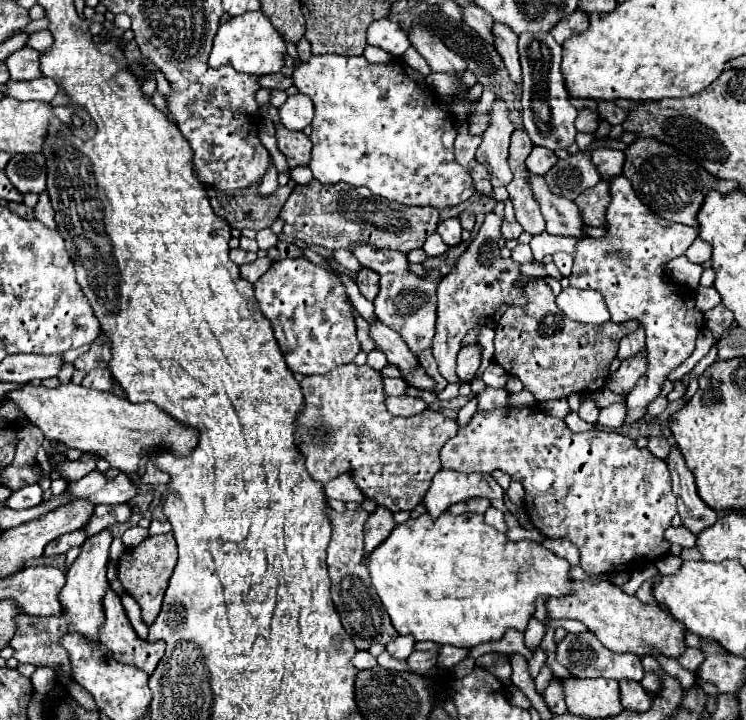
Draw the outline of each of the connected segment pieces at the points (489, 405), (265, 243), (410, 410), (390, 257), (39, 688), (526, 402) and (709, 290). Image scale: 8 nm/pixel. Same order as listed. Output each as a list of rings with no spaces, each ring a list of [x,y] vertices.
[[[487,387],[483,393],[477,395],[477,411],[485,413],[485,411],[491,411],[491,409],[499,409],[499,407],[505,407],[507,405],[507,389],[491,389]]]
[[[271,229],[257,231],[257,243],[259,243],[259,249],[267,251],[267,249],[271,249],[271,247],[277,245],[277,235],[273,235]]]
[[[385,397],[385,405],[389,407],[389,413],[393,415],[403,415],[403,417],[411,417],[417,415],[421,411],[427,409],[427,403],[423,403],[421,399],[415,397]]]
[[[351,245],[349,251],[359,259],[363,267],[373,269],[379,275],[403,273],[405,269],[409,269],[405,253],[397,253],[389,249],[373,249],[371,245]]]
[[[39,665],[37,671],[35,671],[33,677],[31,677],[31,683],[33,683],[33,687],[35,687],[37,693],[47,695],[47,693],[53,689],[55,679],[57,679],[57,675],[55,675],[55,671],[53,671],[51,667],[47,667],[47,665]]]
[[[525,389],[509,397],[509,407],[513,407],[513,409],[523,409],[523,407],[531,407],[531,405],[535,405],[535,397]]]
[[[699,287],[697,295],[695,295],[695,301],[697,301],[699,309],[713,309],[721,303],[719,293],[713,287]]]

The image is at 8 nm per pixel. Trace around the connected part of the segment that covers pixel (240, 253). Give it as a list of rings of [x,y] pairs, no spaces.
[[[231,249],[231,261],[237,263],[237,265],[245,265],[245,263],[255,261],[255,259],[257,259],[255,253],[247,253],[243,249]]]

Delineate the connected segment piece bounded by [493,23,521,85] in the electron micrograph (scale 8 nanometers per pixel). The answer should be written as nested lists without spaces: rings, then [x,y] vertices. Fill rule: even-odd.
[[[493,23],[493,35],[497,43],[497,51],[509,71],[509,77],[513,83],[521,85],[521,65],[517,55],[517,35],[503,23]]]

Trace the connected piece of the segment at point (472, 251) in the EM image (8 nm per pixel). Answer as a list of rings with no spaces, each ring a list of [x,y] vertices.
[[[493,211],[487,213],[477,237],[469,243],[467,251],[459,257],[455,269],[441,279],[437,287],[437,333],[433,337],[433,357],[439,365],[439,373],[449,383],[459,383],[455,373],[455,357],[461,349],[461,341],[469,329],[483,323],[495,327],[499,317],[507,311],[509,305],[525,305],[521,289],[515,289],[513,283],[521,275],[519,265],[511,259],[501,259],[499,239],[501,239],[503,219]]]

